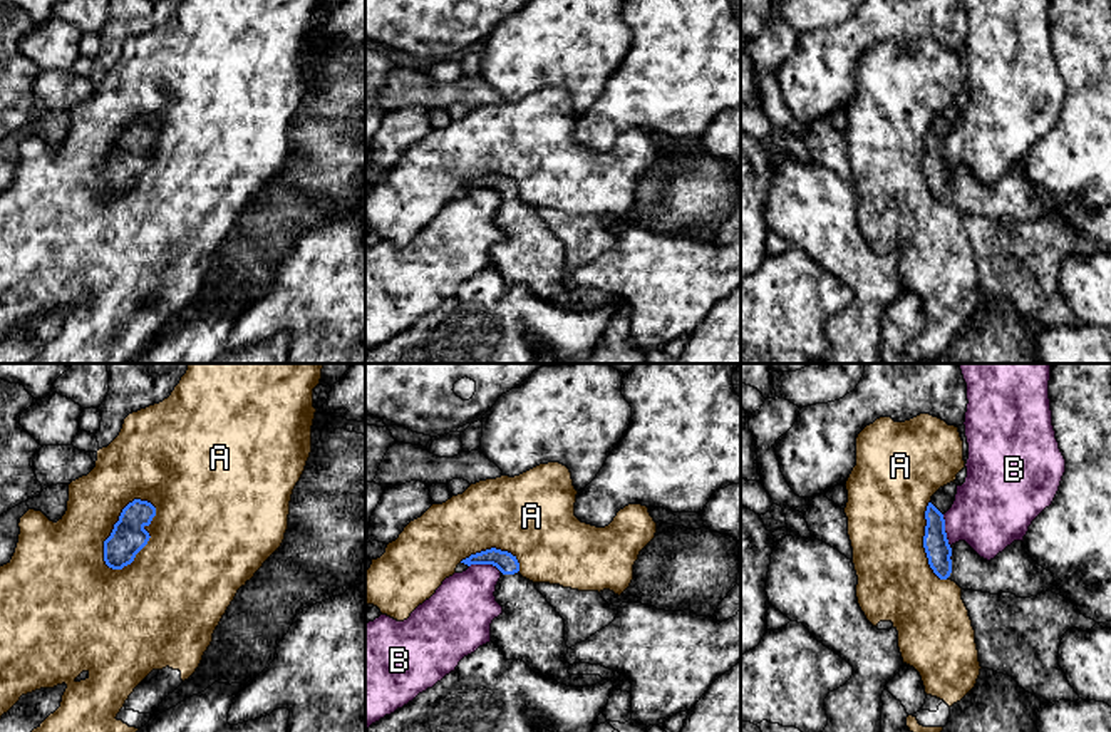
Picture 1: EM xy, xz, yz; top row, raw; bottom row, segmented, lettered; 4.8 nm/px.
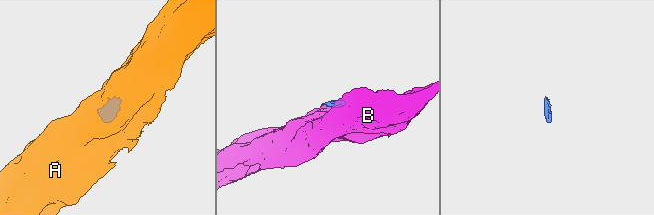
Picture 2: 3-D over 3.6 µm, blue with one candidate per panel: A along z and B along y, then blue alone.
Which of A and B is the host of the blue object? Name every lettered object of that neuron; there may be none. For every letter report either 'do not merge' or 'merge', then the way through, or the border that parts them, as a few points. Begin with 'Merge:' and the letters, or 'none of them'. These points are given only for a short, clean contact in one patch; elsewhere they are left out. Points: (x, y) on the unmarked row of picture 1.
Merge: none of them
A: do not merge
B: do not merge; border yz (942, 139), (950, 173)

